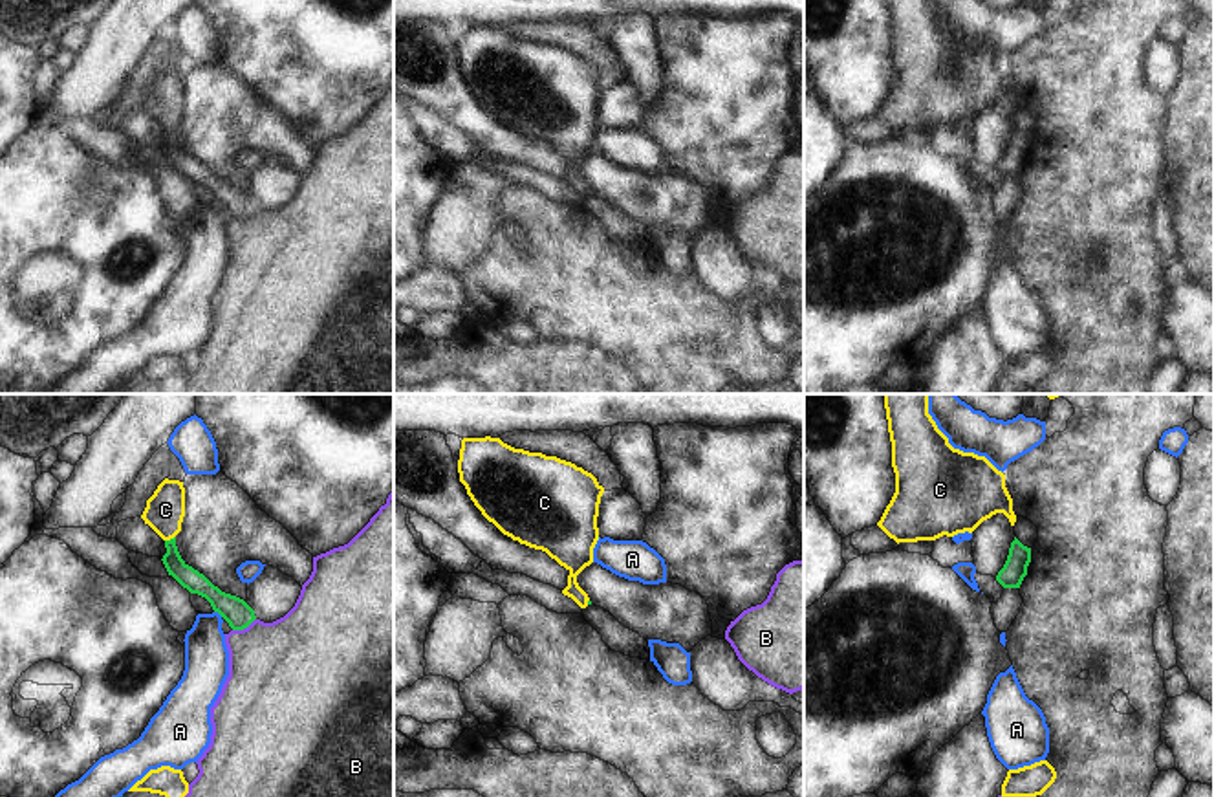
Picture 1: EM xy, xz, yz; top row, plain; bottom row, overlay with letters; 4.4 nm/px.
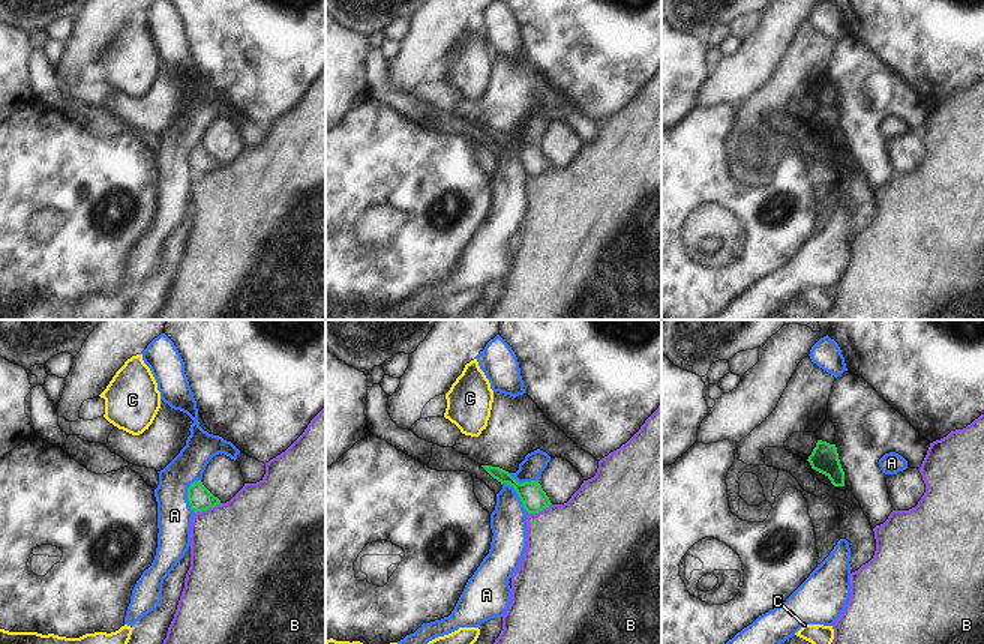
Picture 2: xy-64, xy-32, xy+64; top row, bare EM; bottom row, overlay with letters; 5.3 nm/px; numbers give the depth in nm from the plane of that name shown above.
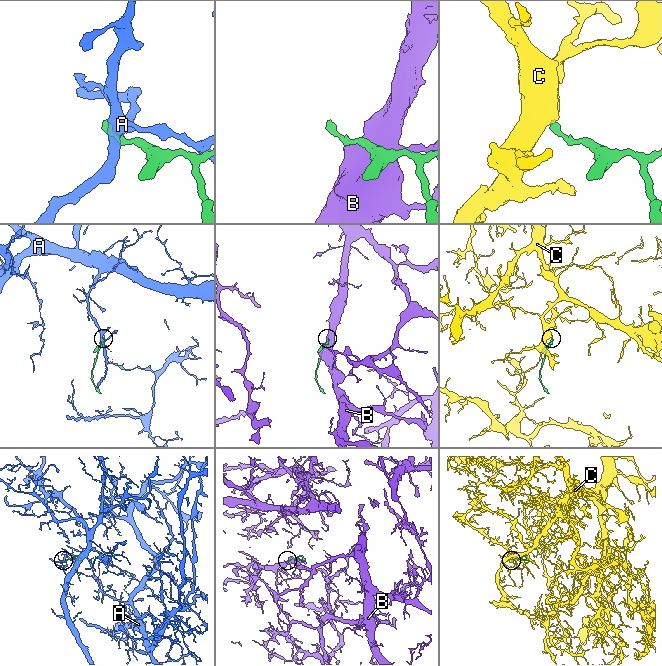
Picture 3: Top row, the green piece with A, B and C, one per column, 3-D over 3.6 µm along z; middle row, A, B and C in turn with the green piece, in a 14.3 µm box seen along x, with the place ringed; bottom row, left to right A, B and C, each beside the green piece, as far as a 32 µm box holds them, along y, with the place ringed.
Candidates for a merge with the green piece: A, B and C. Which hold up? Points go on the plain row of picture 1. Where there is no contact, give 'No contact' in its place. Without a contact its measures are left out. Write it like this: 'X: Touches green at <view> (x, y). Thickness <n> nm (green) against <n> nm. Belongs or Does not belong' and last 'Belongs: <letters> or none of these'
A: Touches green at xy (218, 202). Thickness 120 nm (green) against 190 nm. Does not belong
B: Touches green at xy (244, 217). Thickness 120 nm (green) against 440 nm. Does not belong
C: Touches green at xy (171, 129). Thickness 100 nm (green) against 170 nm. Belongs
Belongs: C.

